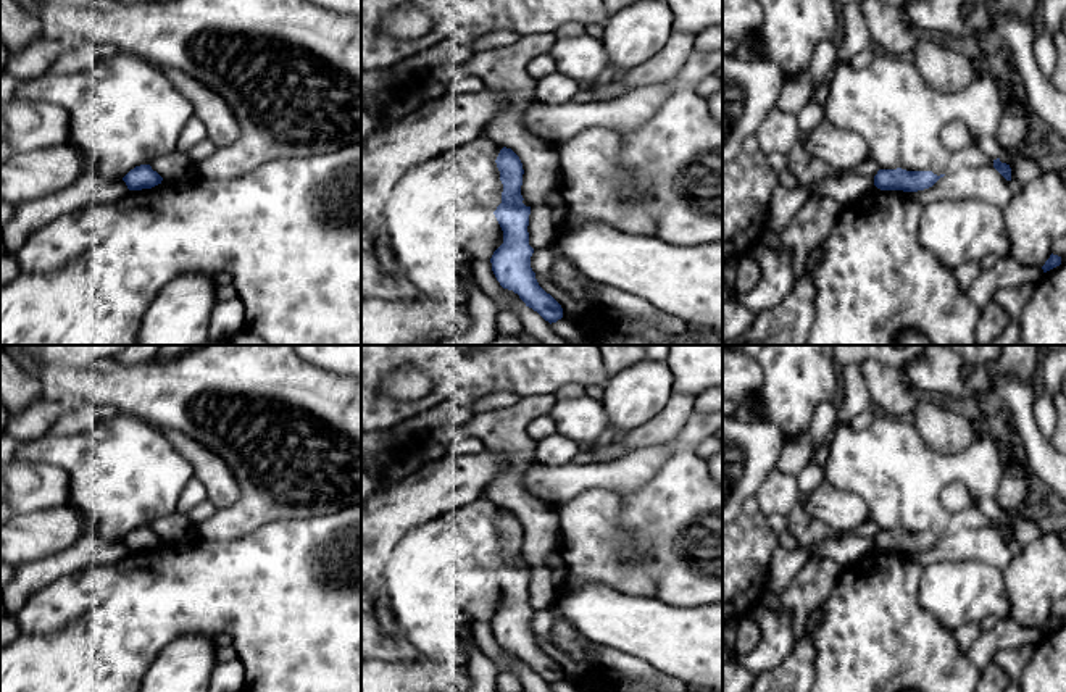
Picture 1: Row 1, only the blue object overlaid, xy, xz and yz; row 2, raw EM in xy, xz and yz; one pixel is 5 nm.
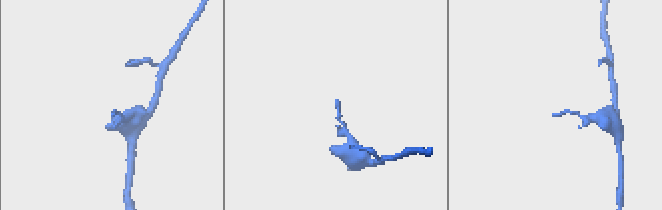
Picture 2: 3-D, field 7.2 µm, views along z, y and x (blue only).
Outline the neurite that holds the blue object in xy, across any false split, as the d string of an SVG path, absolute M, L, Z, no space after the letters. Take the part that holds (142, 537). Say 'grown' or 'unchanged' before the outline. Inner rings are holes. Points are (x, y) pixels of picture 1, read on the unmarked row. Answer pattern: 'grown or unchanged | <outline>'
unchanged | M140 526L131 531L123 542L129 552L142 552L161 545L163 539L150 526Z

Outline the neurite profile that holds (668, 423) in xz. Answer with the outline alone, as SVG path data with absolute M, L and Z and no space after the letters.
M672 394L661 411L648 423L619 436L618 444L626 452L634 452L647 447L664 445L677 437L685 427L693 410L695 397Z

